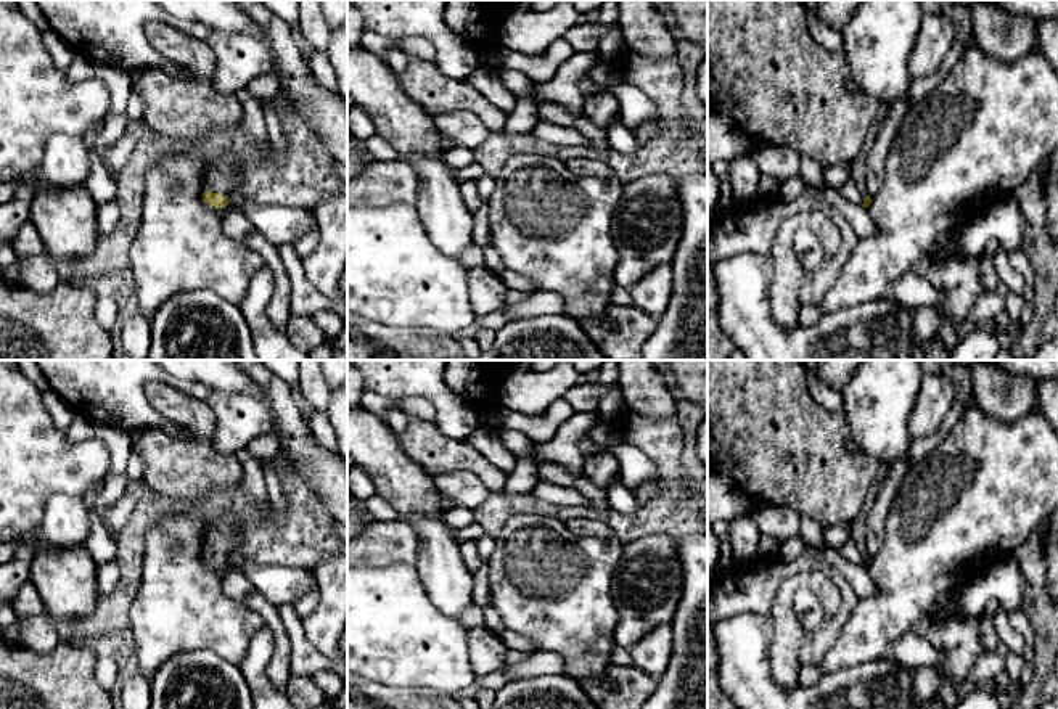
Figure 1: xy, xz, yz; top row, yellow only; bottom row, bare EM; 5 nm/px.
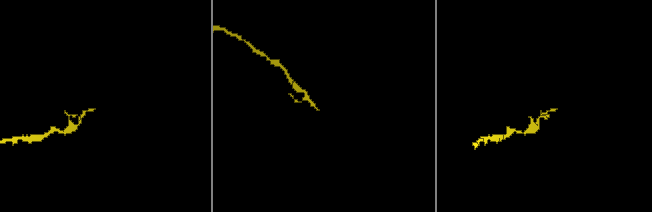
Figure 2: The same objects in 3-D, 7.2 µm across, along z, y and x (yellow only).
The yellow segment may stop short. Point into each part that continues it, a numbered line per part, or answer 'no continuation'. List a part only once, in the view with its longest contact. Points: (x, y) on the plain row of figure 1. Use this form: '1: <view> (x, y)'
1: xy (224, 539)

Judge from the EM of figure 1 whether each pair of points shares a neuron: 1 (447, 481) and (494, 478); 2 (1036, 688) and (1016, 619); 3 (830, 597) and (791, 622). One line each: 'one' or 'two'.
1: two
2: two
3: one

